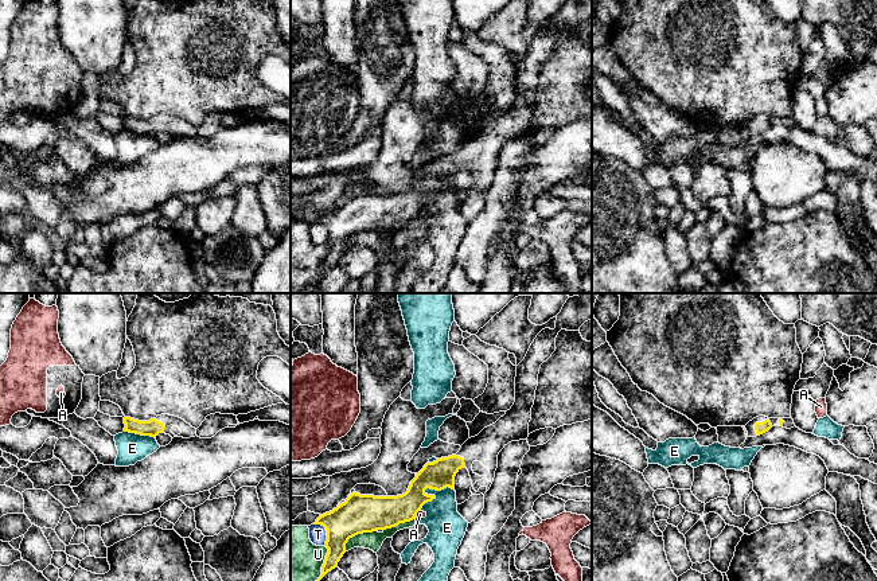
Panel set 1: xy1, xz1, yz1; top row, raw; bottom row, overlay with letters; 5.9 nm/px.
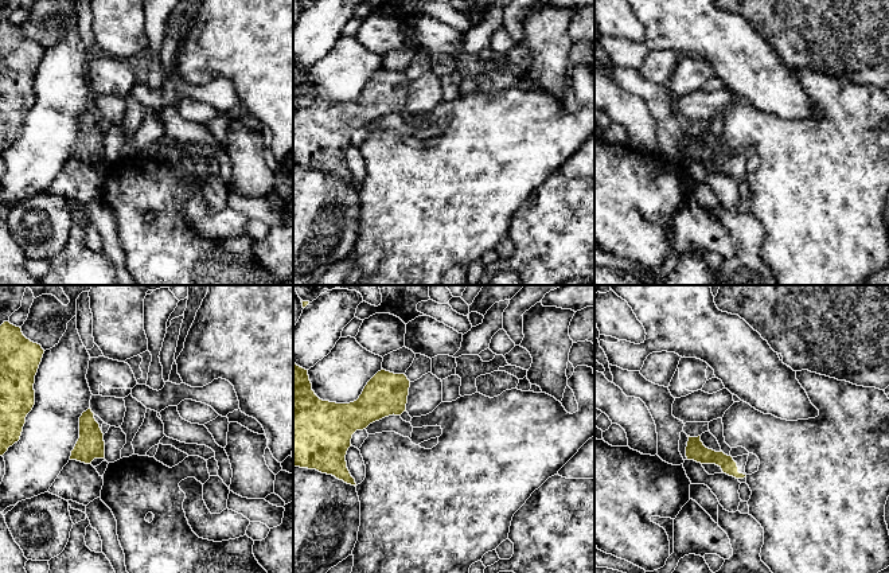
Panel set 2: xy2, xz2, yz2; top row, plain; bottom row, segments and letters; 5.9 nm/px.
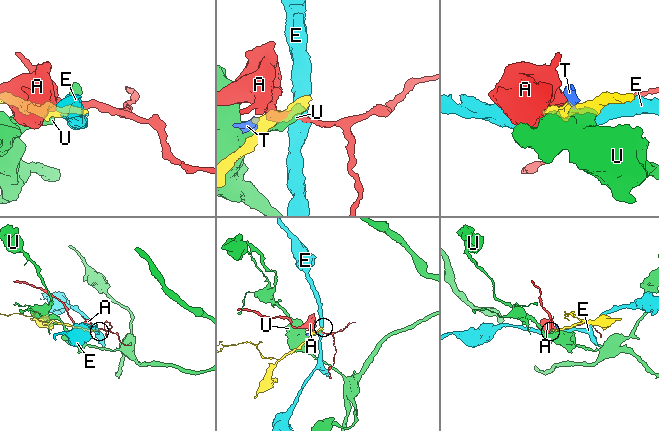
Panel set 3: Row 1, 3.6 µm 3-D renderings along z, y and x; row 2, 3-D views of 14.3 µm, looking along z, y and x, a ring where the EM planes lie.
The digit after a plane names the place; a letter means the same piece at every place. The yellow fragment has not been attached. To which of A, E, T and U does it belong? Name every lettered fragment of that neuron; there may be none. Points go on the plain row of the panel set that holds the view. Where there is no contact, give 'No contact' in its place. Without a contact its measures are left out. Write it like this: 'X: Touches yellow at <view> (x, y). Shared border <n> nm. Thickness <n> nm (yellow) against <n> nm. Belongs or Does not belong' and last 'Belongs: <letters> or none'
A: Touches yellow at xz1 (417, 210). Shared border 50 nm. Thickness 200 nm (yellow) against 50 nm. Does not belong
E: Touches yellow at xz1 (425, 187). Shared border 260 nm. Thickness 180 nm (yellow) against 220 nm. Does not belong
T: Touches yellow at xz1 (327, 230). Shared border 150 nm. Thickness 220 nm (yellow) against 110 nm. Does not belong
U: Touches yellow at xz1 (322, 270). Shared border 340 nm. Thickness 140 nm (yellow) against 340 nm. Does not belong
Belongs: none

